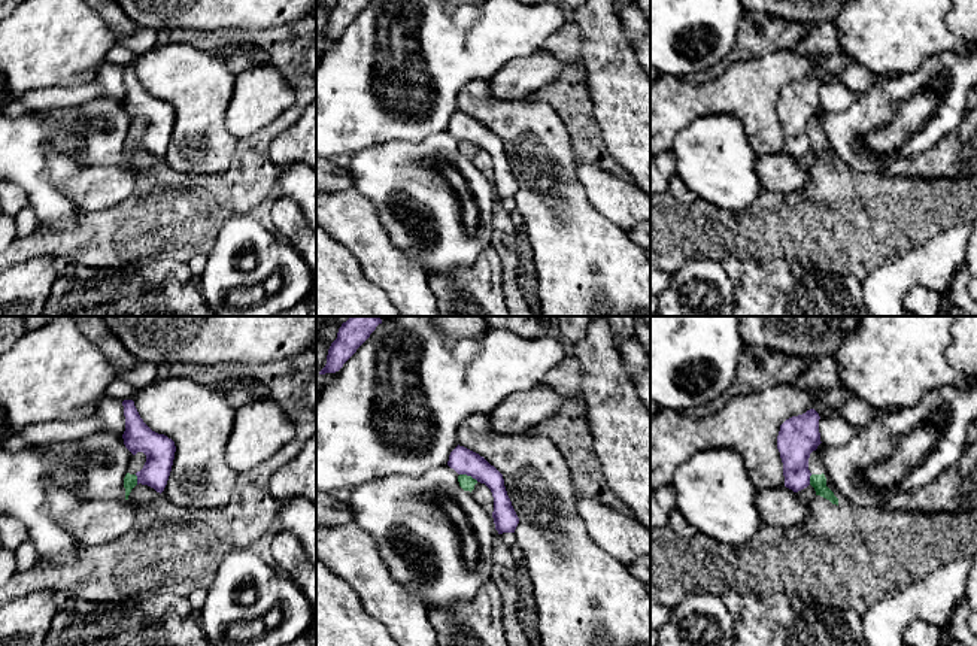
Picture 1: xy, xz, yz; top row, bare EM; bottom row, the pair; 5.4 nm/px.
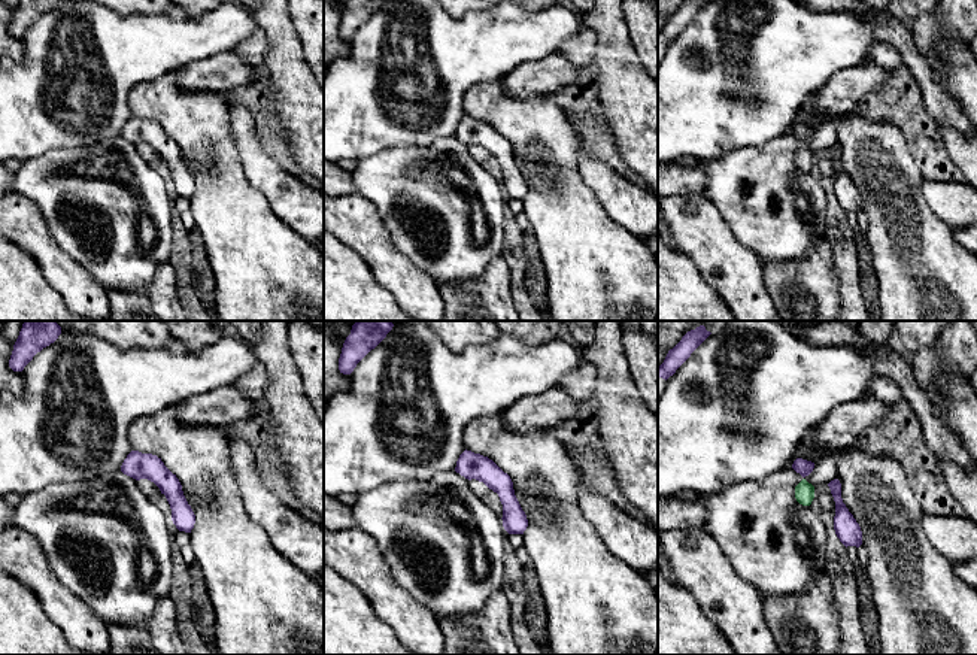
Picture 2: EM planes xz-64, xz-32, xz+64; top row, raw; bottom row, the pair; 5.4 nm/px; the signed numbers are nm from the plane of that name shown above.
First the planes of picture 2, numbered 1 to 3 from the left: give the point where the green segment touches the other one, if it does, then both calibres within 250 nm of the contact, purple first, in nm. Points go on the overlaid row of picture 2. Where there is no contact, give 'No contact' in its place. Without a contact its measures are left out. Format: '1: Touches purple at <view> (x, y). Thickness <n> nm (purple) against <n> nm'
1: No contact
2: No contact
3: No contact

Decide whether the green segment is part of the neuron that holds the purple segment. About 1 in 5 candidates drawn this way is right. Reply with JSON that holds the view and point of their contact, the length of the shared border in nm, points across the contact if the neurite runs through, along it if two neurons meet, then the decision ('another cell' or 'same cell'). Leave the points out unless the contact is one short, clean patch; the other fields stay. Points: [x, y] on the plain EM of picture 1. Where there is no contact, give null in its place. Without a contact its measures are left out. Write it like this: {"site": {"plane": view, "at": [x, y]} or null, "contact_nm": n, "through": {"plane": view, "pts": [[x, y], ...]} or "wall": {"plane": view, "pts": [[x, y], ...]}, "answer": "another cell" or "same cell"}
{"site": {"plane": "xz", "at": [469, 140]}, "contact_nm": 110, "wall": {"plane": "xz", "pts": [[460, 139], [470, 140], [478, 146]]}, "answer": "another cell"}

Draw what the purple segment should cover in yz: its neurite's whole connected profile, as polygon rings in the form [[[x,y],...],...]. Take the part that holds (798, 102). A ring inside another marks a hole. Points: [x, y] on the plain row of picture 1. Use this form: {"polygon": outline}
{"polygon": [[[814,75],[780,91],[777,115],[783,128],[785,152],[798,158],[810,151],[808,124],[820,107],[819,79]]]}

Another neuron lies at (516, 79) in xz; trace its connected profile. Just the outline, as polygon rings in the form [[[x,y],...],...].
[[[547,51],[525,58],[513,58],[489,79],[492,95],[501,100],[521,100],[556,81],[565,63]]]

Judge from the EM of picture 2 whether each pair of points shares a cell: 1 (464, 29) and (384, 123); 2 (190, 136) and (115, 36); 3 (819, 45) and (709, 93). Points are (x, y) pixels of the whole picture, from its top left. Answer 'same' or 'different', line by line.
1: same
2: different
3: same

